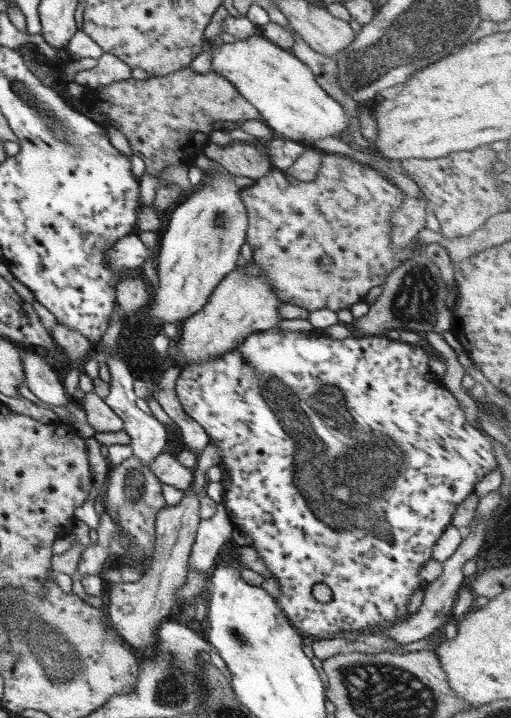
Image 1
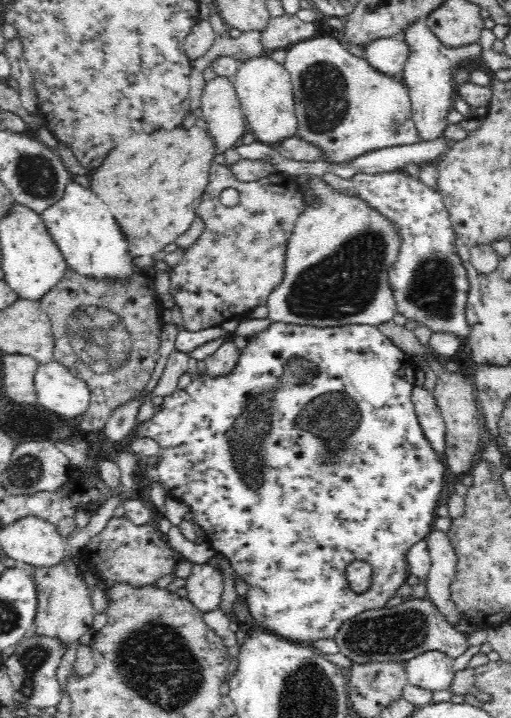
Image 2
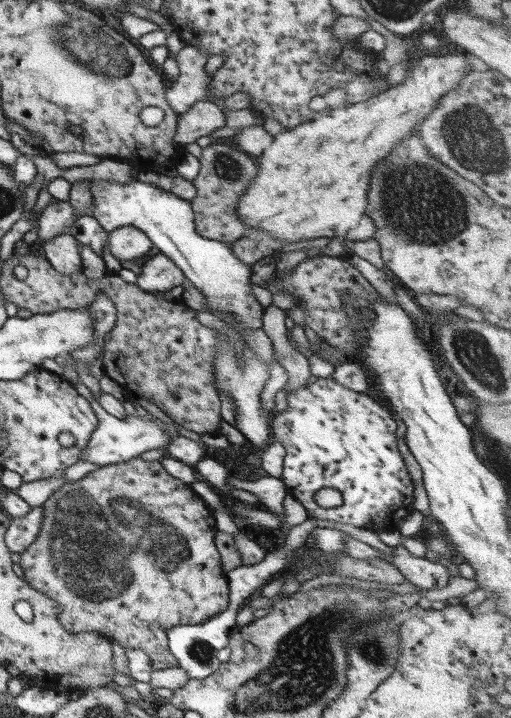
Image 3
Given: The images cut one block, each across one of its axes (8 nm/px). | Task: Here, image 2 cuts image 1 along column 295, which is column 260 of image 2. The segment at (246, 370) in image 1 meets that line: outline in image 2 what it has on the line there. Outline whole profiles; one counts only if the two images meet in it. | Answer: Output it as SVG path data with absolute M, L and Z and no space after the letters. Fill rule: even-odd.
M271 322L268 328L257 332L254 336L248 338L247 345L244 349L239 352L239 359L237 360L236 366L224 374L224 376L216 376L212 378L207 374L203 376L194 376L191 383L186 386L185 389L176 389L172 394L168 394L163 398L163 404L161 405L160 411L155 411L154 416L146 422L138 422L136 430L132 430L132 434L128 436L124 445L128 445L138 437L152 438L158 442L160 446L160 463L156 467L148 467L146 470L146 478L149 481L160 482L166 487L167 496L174 497L179 501L182 501L185 505L190 508L190 512L193 514L193 519L202 527L202 531L206 533L206 542L217 552L223 554L232 569L237 576L246 581L250 588L248 593L244 596L246 598L246 604L250 614L256 620L256 624L270 633L274 633L284 639L290 641L298 641L301 643L312 644L316 640L321 638L335 638L337 630L345 623L349 618L356 617L360 613L372 610L386 608L388 600L395 596L397 589L405 582L405 578L410 575L407 562L405 561L406 551L414 544L426 540L426 536L433 531L433 524L436 518L435 508L438 506L438 499L442 487L444 486L444 473L445 473L445 462L442 454L438 454L437 450L432 448L432 445L428 442L428 439L424 436L422 427L417 419L415 413L415 406L411 399L411 392L414 388L414 376L416 374L416 366L413 364L411 356L400 350L377 326L363 325L363 324L351 324L344 326L333 326L333 327L317 327L308 325L291 325L285 322ZM354 560L364 560L372 566L372 579L371 587L362 594L356 594L350 589L348 580L346 579L346 567Z

